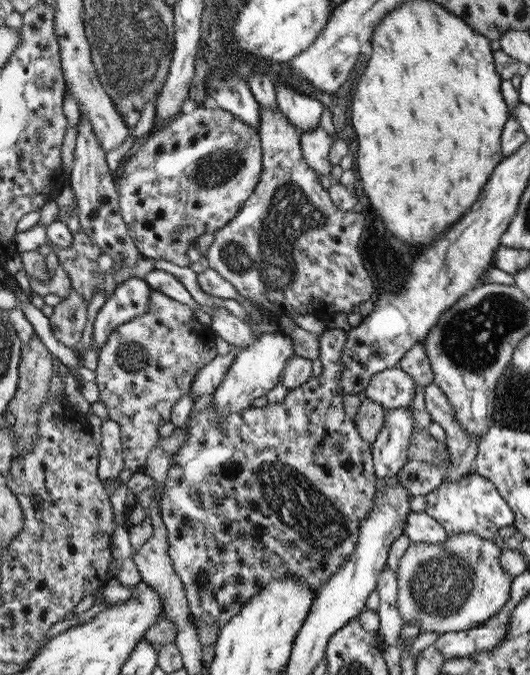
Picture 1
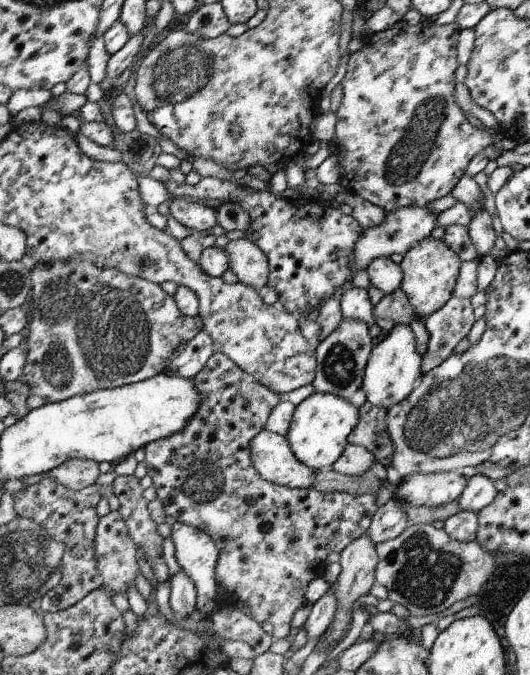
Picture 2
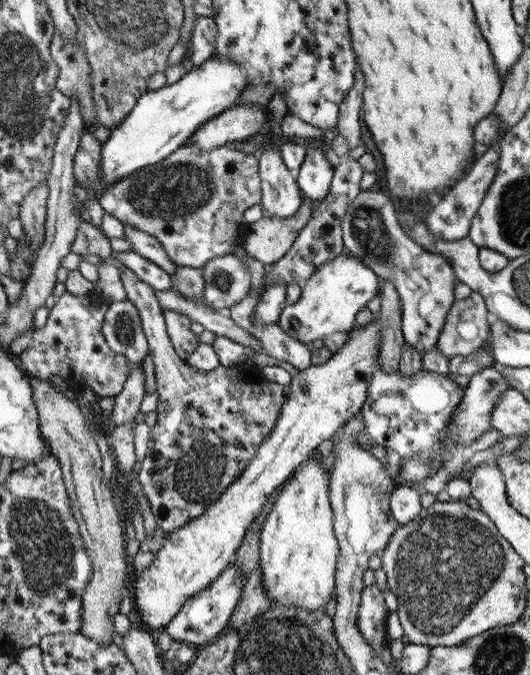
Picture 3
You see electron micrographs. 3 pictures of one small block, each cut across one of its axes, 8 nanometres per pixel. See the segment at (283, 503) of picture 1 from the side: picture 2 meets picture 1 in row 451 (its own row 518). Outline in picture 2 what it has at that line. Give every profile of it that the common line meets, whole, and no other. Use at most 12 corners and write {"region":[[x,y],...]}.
{"region":[[229,355],[143,451],[166,514],[220,548],[217,585],[276,641],[369,531],[377,494],[268,482],[283,396]]}

